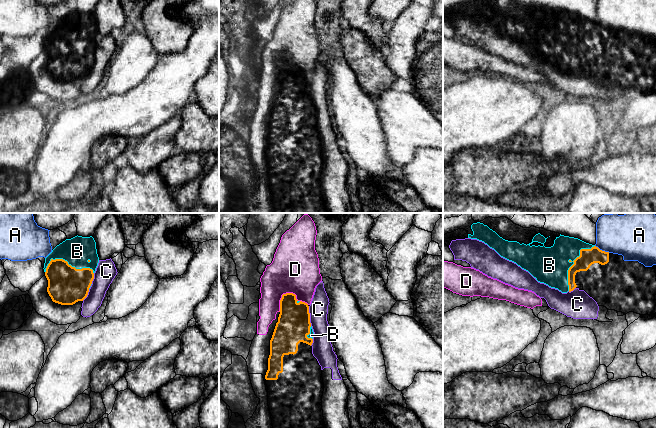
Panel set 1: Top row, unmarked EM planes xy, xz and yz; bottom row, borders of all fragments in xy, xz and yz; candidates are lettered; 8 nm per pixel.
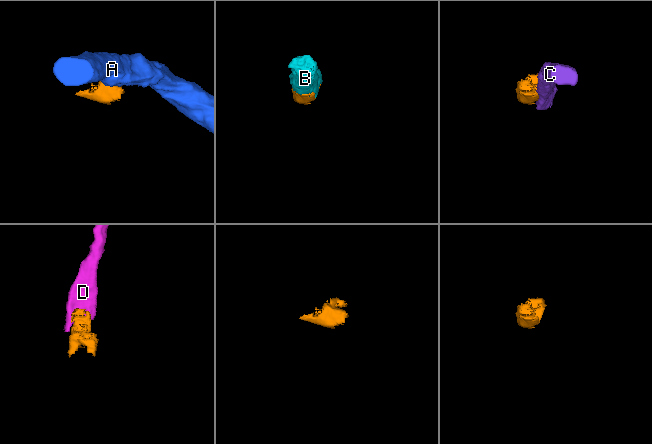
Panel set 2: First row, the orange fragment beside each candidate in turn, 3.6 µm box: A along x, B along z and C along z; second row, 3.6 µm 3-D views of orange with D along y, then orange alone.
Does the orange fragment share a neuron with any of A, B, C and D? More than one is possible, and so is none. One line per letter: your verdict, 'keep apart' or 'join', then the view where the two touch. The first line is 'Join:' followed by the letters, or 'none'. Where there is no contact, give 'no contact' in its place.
Join: B
A: keep apart; contact in yz
B: join; contact in yz
C: keep apart; contact in xz
D: keep apart; contact in xz

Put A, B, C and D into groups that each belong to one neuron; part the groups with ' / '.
A / B / C / D

